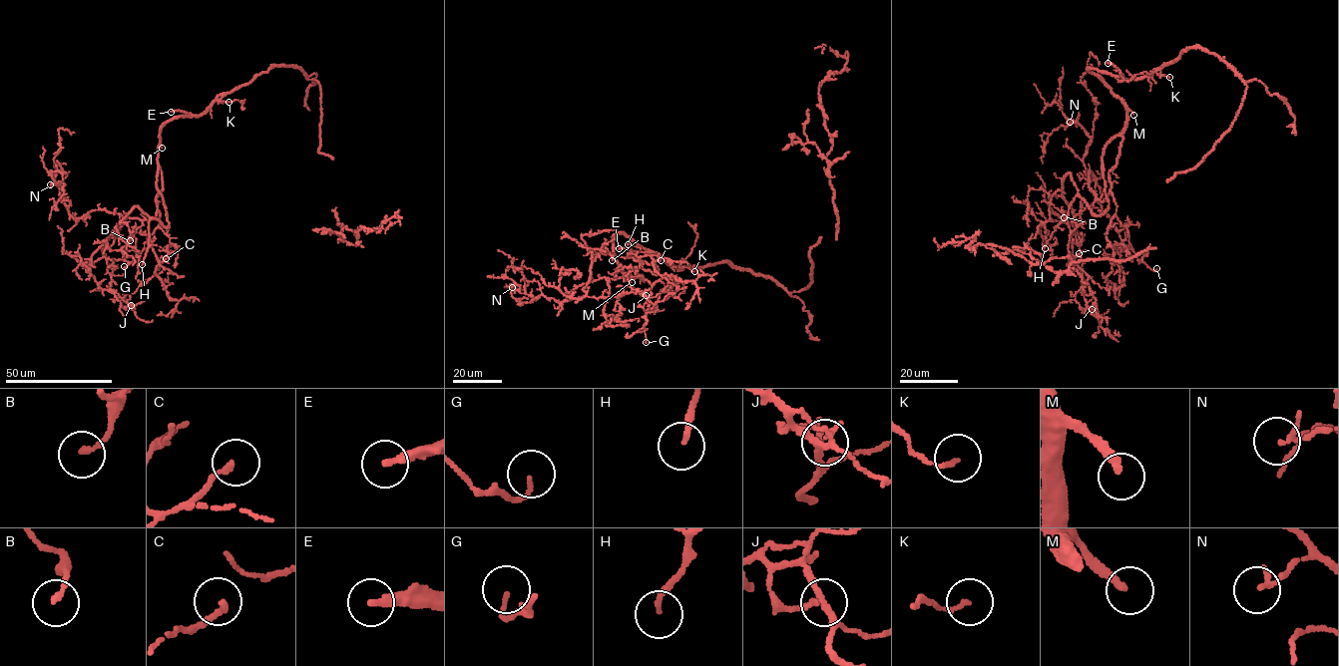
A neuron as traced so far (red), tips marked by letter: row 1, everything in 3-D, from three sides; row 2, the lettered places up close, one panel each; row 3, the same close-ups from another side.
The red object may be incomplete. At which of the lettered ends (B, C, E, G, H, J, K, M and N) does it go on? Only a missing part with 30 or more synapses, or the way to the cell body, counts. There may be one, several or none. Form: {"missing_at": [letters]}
{"missing_at": ["E", "G", "H", "M"]}

